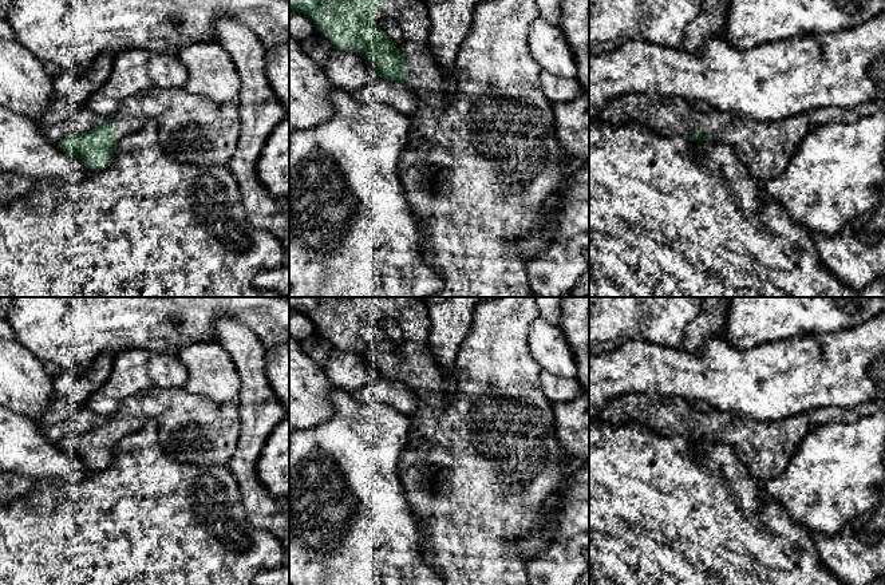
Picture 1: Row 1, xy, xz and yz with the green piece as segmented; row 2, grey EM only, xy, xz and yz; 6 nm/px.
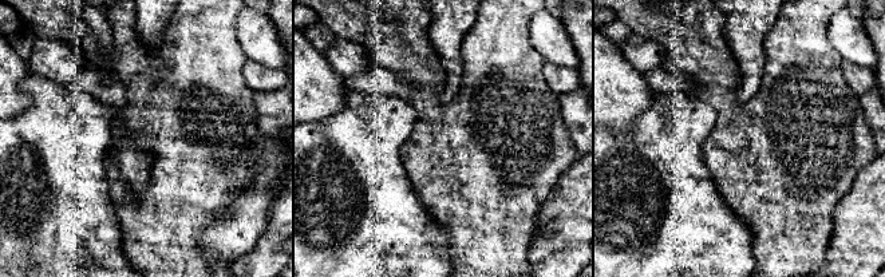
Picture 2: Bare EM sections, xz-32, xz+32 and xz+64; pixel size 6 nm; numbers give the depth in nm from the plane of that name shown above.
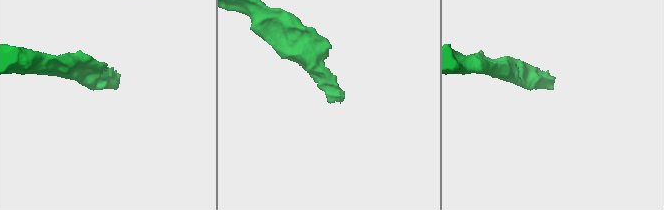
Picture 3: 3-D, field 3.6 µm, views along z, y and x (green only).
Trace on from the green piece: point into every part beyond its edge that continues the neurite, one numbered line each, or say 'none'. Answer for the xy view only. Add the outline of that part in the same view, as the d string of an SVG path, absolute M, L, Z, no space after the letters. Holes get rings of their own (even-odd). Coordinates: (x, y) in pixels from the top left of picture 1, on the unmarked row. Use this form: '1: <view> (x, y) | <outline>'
1: xy (192, 429) | M151 388L123 400L111 416L116 440L135 432L150 419L158 423L158 439L167 456L191 466L228 466L241 430L238 399L216 403L183 388Z

